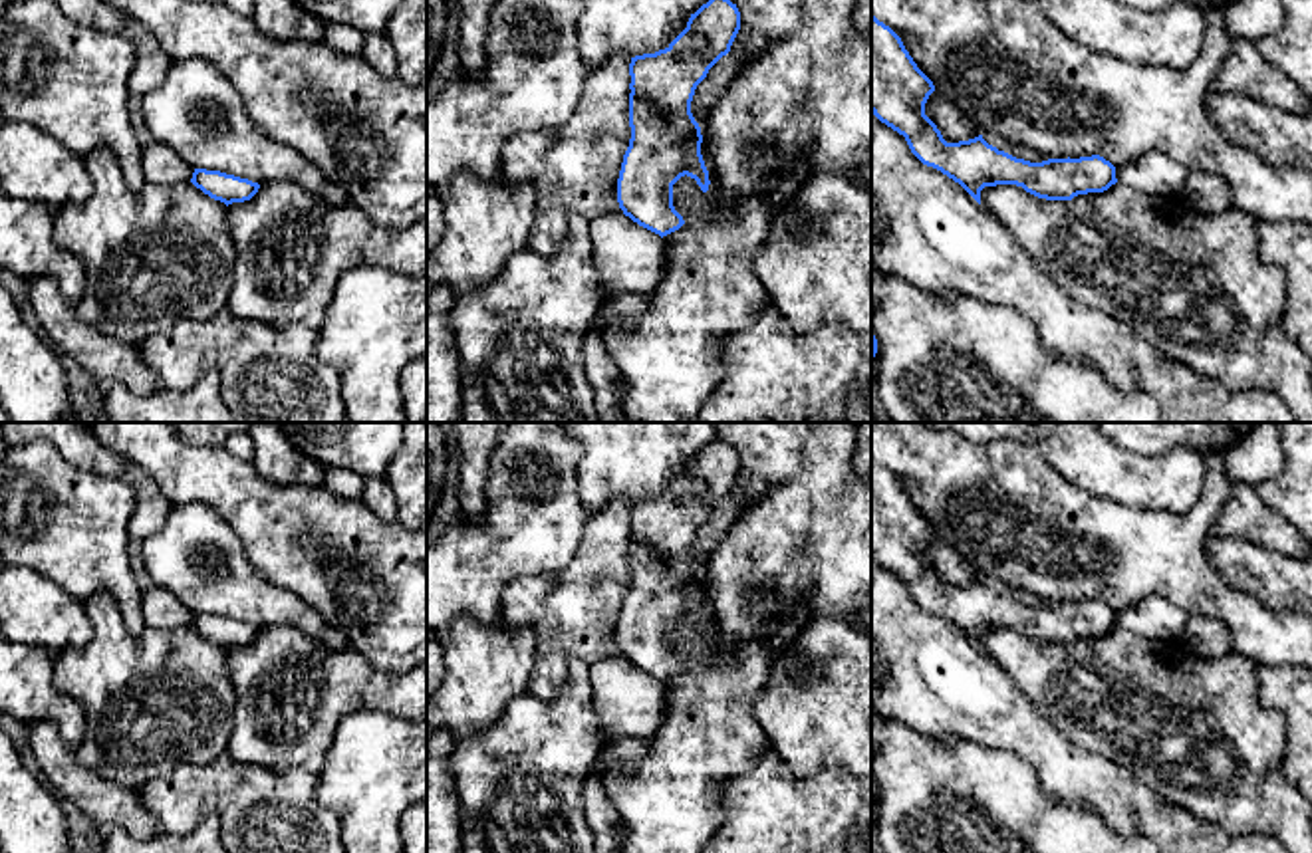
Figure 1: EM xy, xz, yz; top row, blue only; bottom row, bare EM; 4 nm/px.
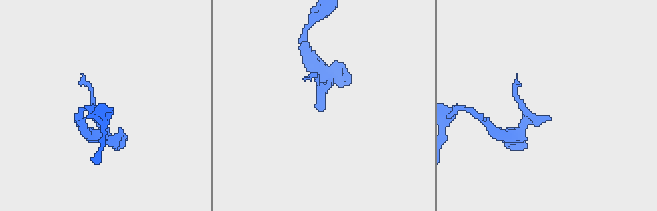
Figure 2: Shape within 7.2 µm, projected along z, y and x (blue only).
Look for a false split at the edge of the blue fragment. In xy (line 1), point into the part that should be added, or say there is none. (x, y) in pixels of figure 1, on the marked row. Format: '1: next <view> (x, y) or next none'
1: next none

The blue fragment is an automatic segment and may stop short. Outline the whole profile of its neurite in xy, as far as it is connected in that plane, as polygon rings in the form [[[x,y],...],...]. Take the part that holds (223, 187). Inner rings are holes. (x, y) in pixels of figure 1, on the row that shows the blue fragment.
[[[195,169],[191,183],[214,200],[232,202],[250,200],[260,184],[248,179],[226,175],[220,171]]]

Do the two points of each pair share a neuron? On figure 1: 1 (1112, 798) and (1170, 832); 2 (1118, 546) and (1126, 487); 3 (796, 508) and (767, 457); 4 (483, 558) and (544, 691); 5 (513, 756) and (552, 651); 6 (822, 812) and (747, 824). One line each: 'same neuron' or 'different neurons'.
1: same neuron
2: different neurons
3: different neurons
4: different neurons
5: different neurons
6: same neuron

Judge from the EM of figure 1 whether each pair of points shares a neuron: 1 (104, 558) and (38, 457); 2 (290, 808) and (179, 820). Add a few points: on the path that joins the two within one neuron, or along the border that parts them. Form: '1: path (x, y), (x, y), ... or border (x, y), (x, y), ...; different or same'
1: path (78, 532), (72, 526), (72, 504), (50, 483); same
2: path (262, 808), (207, 806); same

